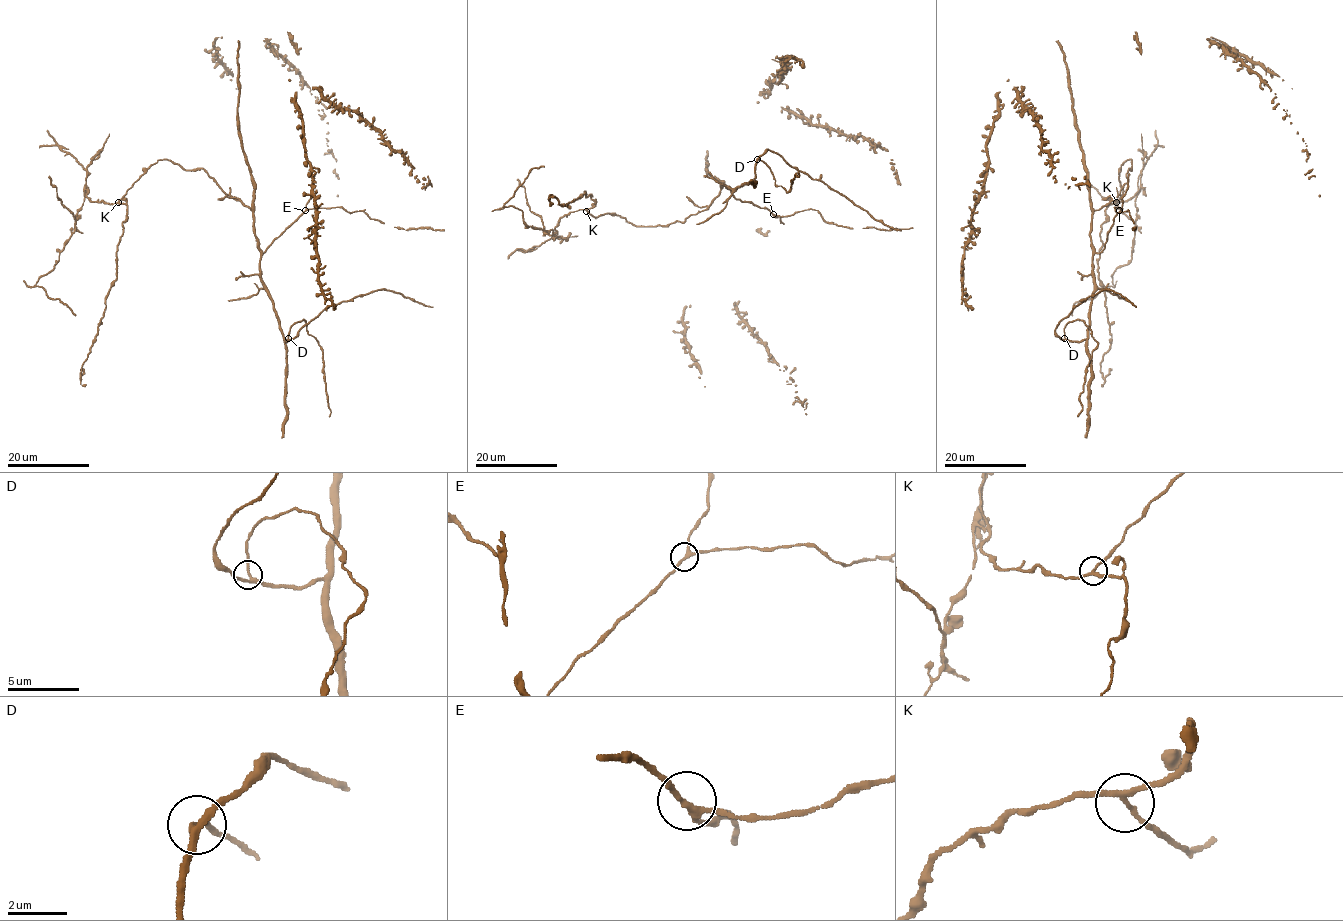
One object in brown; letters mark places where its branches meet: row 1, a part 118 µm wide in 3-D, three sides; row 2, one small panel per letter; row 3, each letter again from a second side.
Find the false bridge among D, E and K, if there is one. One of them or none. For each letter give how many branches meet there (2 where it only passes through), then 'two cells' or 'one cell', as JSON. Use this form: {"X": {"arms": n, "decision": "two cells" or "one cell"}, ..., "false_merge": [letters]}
{"D": {"arms": 3, "decision": "one cell"}, "E": {"arms": 3, "decision": "one cell"}, "K": {"arms": 3, "decision": "two cells"}, "false_merge": ["K"]}

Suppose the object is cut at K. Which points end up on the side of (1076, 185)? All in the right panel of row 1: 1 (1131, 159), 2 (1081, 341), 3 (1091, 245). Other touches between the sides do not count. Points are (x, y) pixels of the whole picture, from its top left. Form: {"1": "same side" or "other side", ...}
{"1": "same side", "2": "same side", "3": "same side"}

